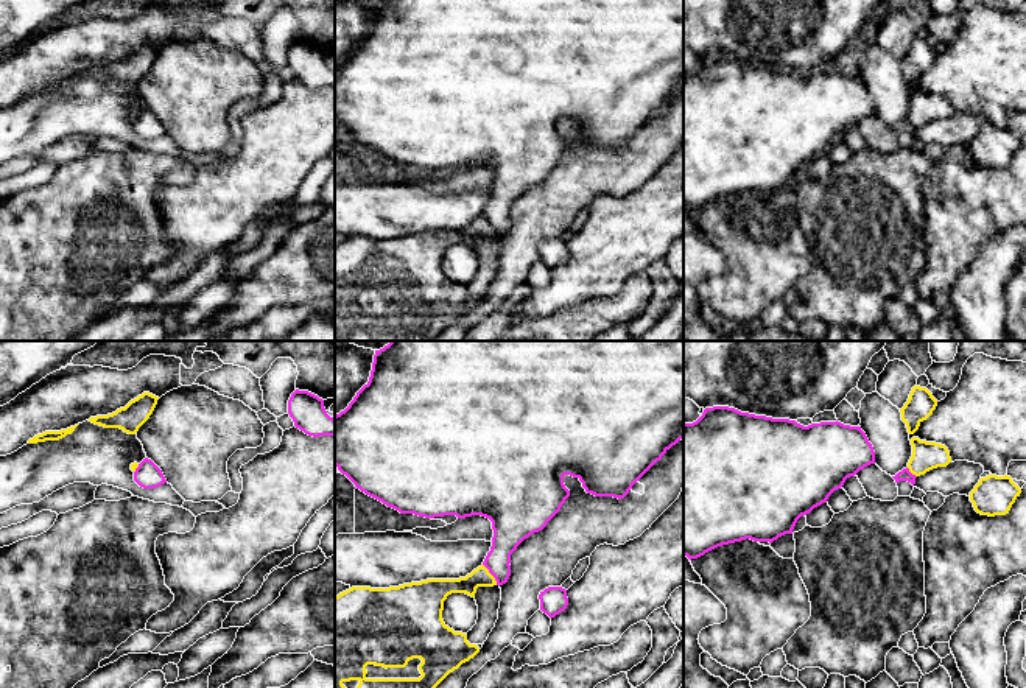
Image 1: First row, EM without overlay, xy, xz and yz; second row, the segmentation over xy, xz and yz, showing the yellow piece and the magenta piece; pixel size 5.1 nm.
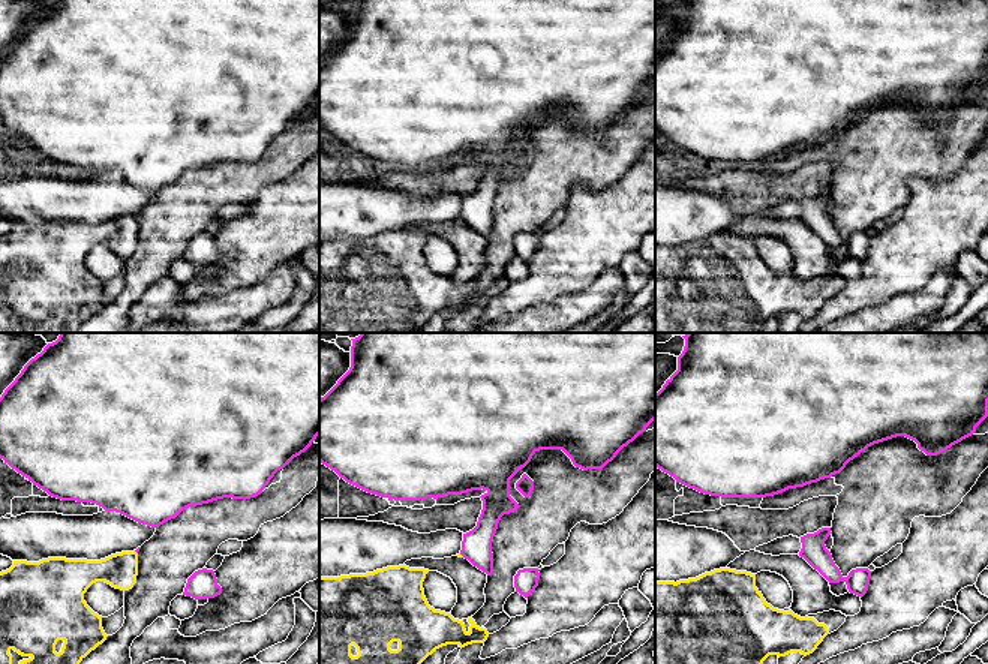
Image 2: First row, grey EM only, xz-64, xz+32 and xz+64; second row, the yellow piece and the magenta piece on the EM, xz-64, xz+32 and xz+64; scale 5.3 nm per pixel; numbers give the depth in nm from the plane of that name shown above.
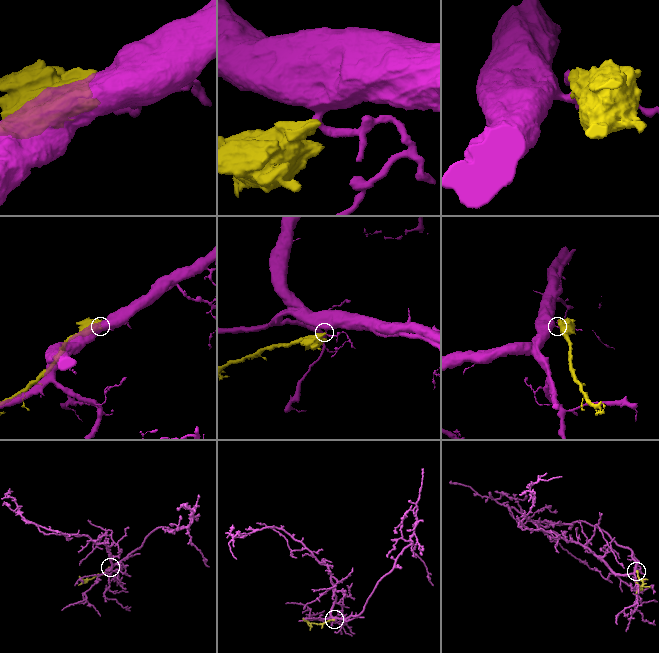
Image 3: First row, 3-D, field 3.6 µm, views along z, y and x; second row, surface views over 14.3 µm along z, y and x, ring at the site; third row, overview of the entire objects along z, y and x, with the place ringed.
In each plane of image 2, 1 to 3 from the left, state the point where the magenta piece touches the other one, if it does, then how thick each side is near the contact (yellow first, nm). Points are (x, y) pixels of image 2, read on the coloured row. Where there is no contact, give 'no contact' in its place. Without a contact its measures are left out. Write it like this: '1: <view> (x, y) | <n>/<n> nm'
1: xz-64 (135, 552) | 190/20 nm
2: no contact
3: no contact

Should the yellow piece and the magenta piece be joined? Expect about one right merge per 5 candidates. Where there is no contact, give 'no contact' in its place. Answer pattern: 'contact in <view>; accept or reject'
contact in xz; reject

